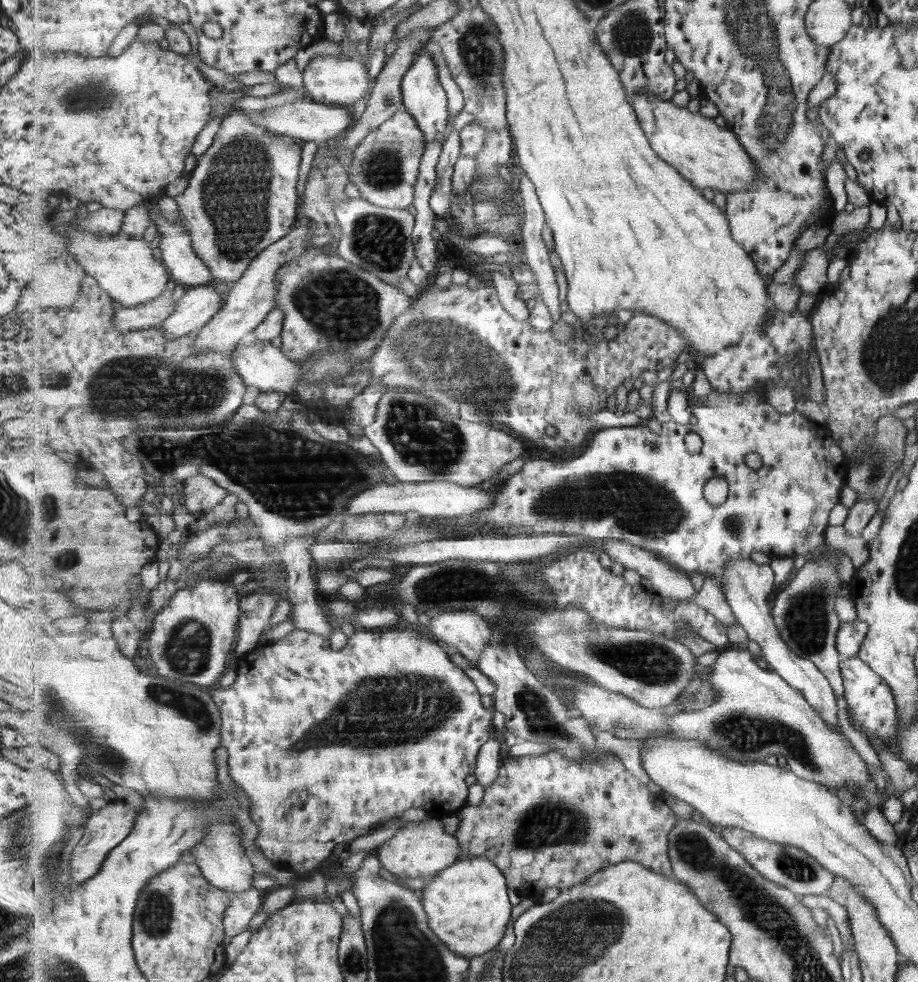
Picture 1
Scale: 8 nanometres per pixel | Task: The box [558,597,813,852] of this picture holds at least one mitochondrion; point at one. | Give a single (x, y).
(647, 662)

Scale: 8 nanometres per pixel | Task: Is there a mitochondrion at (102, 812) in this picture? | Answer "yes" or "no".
no

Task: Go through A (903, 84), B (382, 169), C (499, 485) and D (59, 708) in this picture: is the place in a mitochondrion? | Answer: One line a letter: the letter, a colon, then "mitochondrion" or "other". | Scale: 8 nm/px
A: other
B: mitochondrion
C: other
D: mitochondrion

